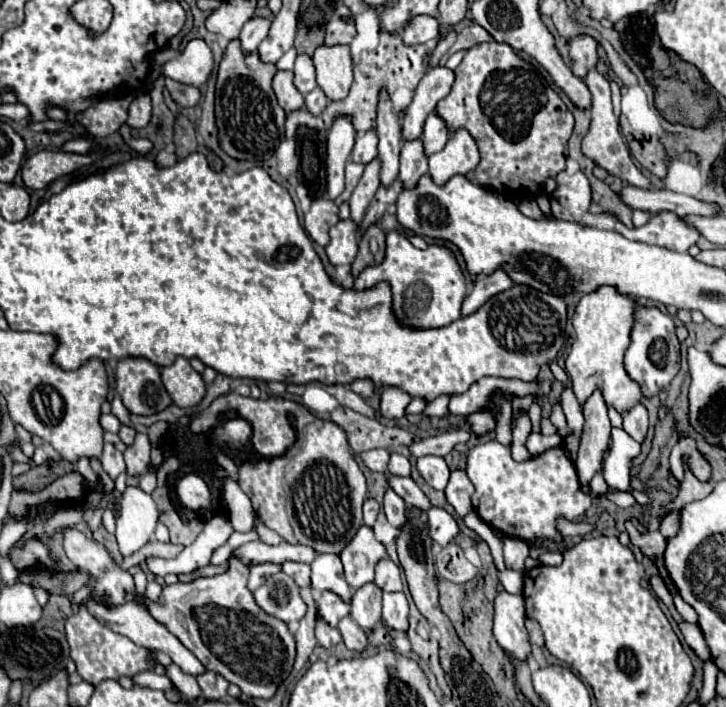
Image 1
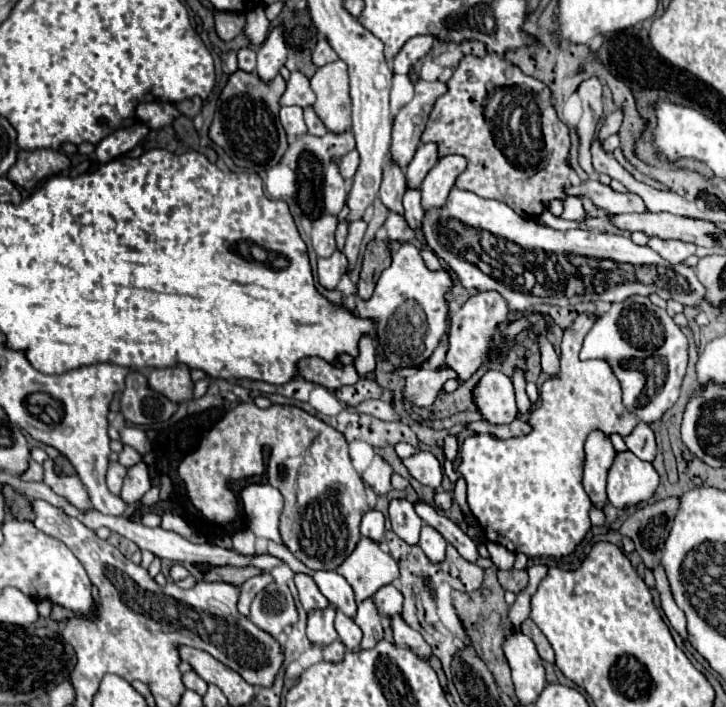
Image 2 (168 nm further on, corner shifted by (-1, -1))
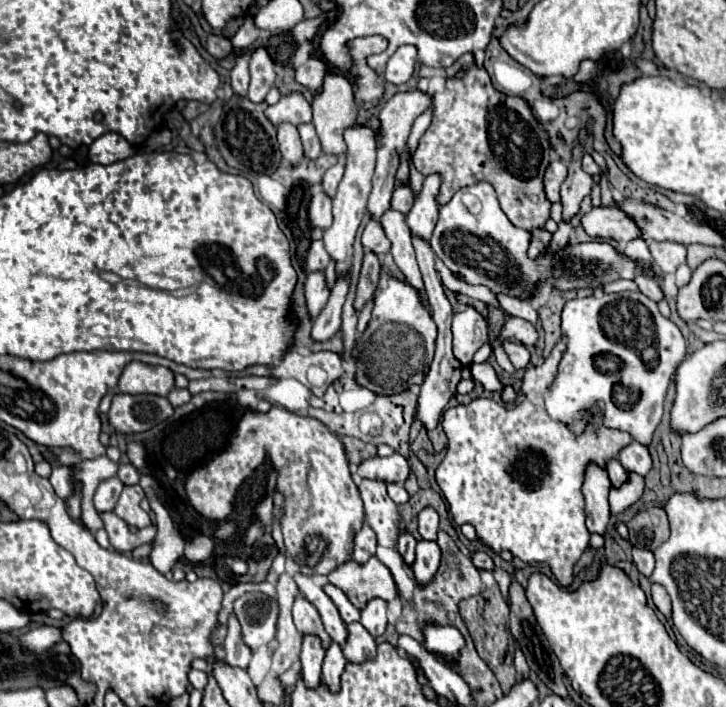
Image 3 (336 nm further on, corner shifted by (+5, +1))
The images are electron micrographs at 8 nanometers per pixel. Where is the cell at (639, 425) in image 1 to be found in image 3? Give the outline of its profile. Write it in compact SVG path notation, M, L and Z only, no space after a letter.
M632 441L628 447L624 447L624 451L620 451L618 459L624 469L636 471L640 475L646 475L652 467L652 457L648 453L648 447L644 447L642 443L636 443L636 441Z

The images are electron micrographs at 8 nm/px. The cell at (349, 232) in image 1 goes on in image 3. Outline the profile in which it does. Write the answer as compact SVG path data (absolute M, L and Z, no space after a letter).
M312 271L312 273L308 273L304 291L306 291L308 311L310 311L312 319L316 319L318 313L324 309L324 305L328 301L328 295L330 295L330 289L326 287L326 275L324 275L324 271Z

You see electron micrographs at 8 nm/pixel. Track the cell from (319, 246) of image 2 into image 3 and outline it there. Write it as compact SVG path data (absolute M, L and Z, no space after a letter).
M320 239L312 241L310 249L308 249L308 257L306 257L306 269L308 271L320 271L326 269L328 265L328 251L324 251L324 243Z

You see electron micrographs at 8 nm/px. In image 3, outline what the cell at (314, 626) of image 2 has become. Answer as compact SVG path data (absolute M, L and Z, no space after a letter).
M306 635L304 637L300 661L302 661L302 677L304 677L304 683L308 687L320 685L324 653L326 651L324 651L324 647L320 647L320 639L316 639L316 635Z

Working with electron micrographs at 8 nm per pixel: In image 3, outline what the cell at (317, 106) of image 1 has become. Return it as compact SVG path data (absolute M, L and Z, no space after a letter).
M302 123L298 127L300 131L300 137L302 137L302 145L304 145L304 155L310 157L310 159L316 159L322 149L320 149L320 139L316 135L316 129L312 127L312 123Z

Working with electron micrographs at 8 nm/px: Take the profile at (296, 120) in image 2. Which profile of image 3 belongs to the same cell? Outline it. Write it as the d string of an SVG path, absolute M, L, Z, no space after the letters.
M280 123L278 129L278 143L280 143L280 151L282 157L296 165L302 159L302 143L300 143L300 133L296 127L292 127L292 123Z

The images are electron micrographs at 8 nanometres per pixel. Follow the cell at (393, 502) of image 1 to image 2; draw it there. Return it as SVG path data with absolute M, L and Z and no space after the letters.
M406 499L390 501L390 521L392 531L404 539L408 545L418 545L418 535L422 529L422 519L416 515L414 505Z

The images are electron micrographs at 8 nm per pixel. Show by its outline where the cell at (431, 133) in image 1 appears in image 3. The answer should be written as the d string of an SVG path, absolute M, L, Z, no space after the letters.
M410 183L396 185L394 195L392 195L392 207L398 209L398 211L402 211L402 213L408 213L410 207L412 207L412 201L414 201L414 193L412 193Z

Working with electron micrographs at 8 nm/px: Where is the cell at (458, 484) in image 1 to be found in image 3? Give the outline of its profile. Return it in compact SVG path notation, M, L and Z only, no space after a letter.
M424 507L418 515L418 531L422 539L436 539L438 533L438 513L434 507Z

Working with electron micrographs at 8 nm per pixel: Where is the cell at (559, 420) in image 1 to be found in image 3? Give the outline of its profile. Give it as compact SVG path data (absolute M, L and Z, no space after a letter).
M558 341L540 367L526 369L522 381L524 401L516 407L496 403L492 399L474 399L468 405L446 409L442 415L442 427L448 435L448 451L436 469L436 481L458 525L466 521L472 523L478 539L496 553L510 551L526 563L548 563L558 583L566 587L572 583L574 563L580 559L590 541L590 531L584 523L584 497L580 491L586 463L592 459L604 467L610 457L616 457L618 451L632 441L632 437L626 431L596 427L594 423L588 423L580 435L572 435L572 429L566 423L550 419L544 407L544 391L552 387L562 355L564 341Z

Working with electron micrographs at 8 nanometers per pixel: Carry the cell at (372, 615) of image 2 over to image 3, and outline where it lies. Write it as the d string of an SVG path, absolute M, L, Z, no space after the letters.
M360 621L348 625L348 641L342 647L344 657L352 663L362 663L376 655L376 639L362 627Z

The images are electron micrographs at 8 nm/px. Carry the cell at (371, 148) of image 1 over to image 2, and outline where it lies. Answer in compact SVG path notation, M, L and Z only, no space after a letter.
M350 151L346 157L342 157L338 169L340 169L340 175L342 175L346 181L350 181L350 179L354 177L356 169L358 169L358 153L356 153L356 151Z

